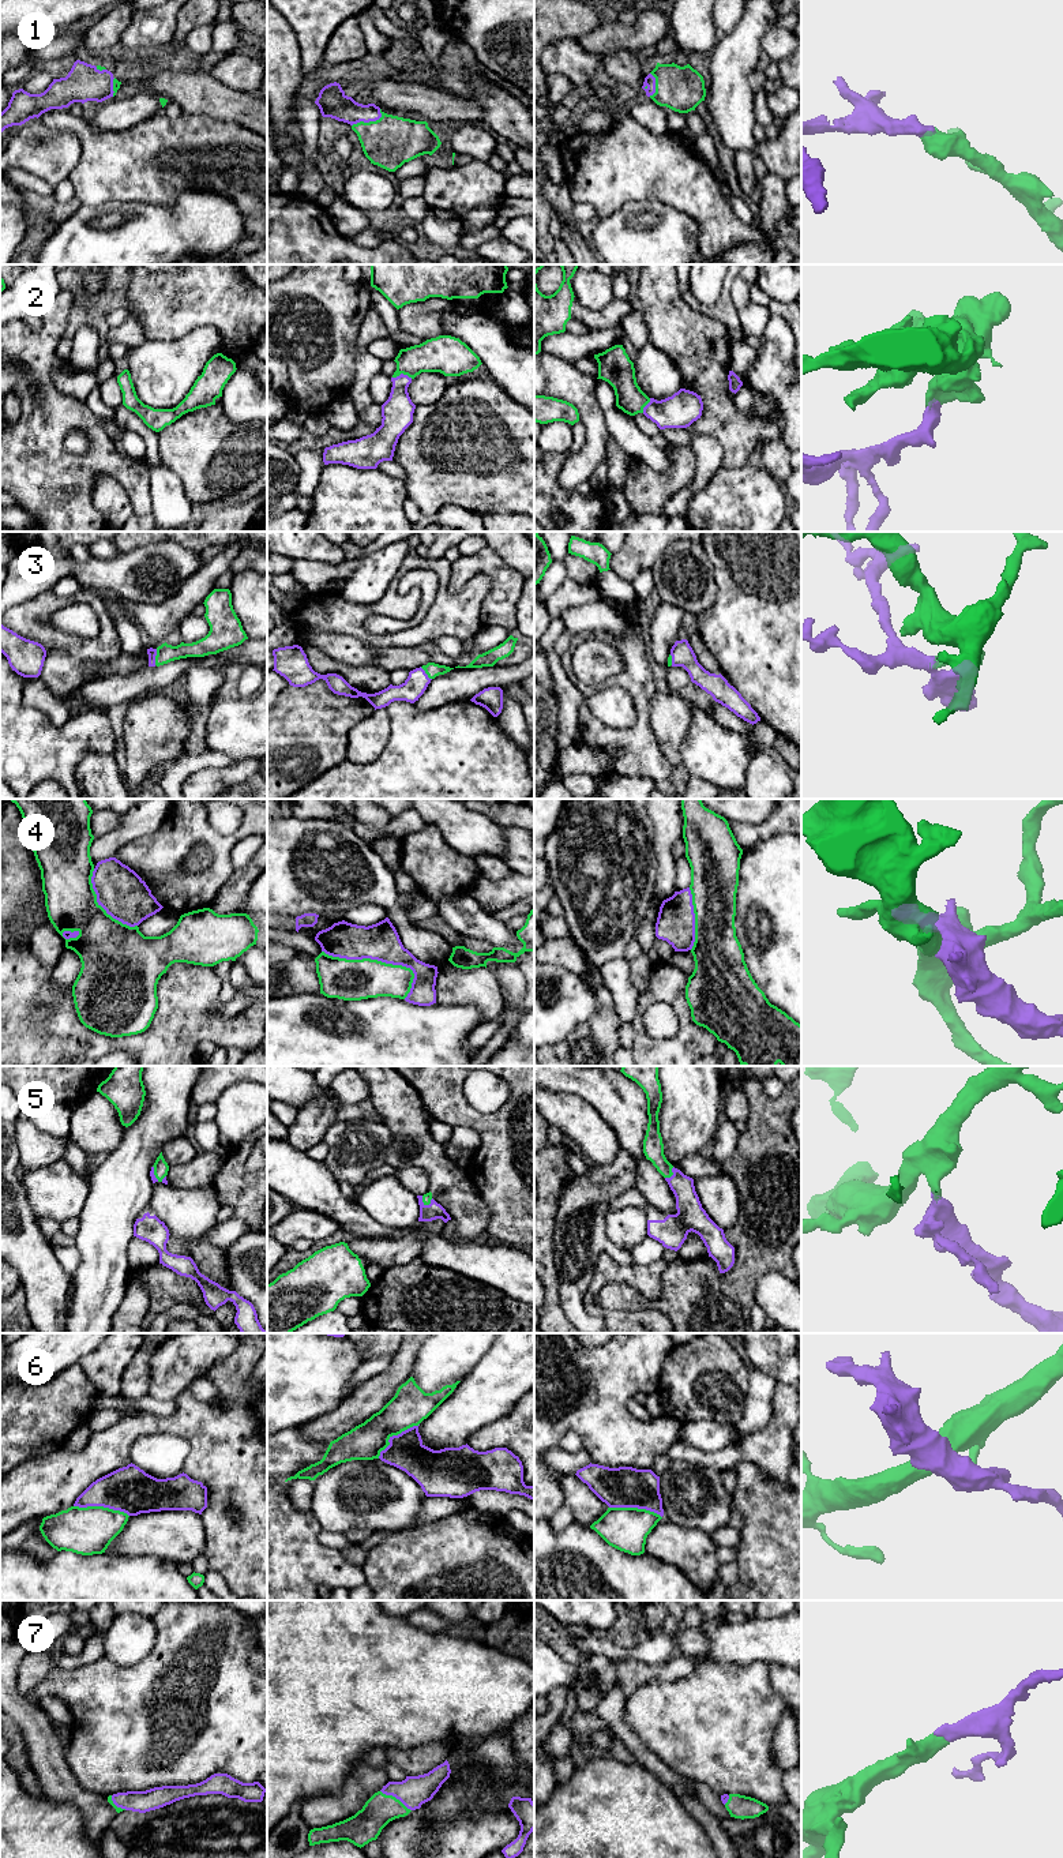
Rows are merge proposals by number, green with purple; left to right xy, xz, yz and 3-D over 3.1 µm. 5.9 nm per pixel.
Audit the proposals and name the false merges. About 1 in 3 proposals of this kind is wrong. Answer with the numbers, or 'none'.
4, 6

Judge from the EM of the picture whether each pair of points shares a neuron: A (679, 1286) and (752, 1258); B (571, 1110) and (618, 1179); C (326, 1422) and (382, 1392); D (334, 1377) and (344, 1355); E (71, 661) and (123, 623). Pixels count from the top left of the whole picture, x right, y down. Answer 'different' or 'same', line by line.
A: same
B: different
C: same
D: same
E: different

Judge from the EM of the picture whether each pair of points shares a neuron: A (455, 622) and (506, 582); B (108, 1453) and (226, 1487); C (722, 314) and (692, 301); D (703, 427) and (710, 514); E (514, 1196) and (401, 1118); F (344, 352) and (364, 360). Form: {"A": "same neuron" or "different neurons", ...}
{"A": "different neurons", "B": "same neuron", "C": "same neuron", "D": "different neurons", "E": "different neurons", "F": "different neurons"}

